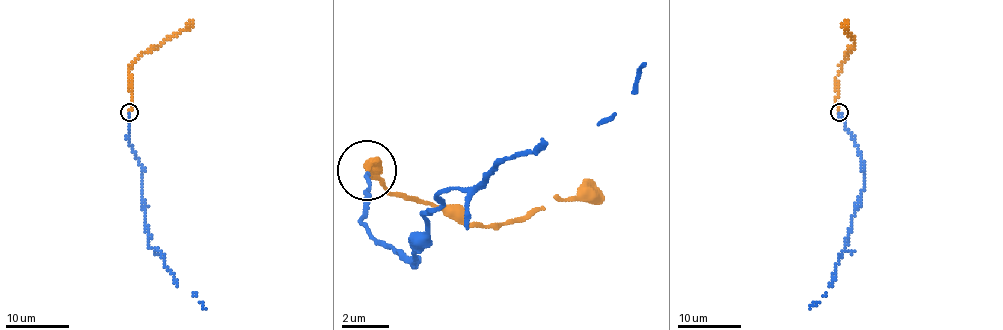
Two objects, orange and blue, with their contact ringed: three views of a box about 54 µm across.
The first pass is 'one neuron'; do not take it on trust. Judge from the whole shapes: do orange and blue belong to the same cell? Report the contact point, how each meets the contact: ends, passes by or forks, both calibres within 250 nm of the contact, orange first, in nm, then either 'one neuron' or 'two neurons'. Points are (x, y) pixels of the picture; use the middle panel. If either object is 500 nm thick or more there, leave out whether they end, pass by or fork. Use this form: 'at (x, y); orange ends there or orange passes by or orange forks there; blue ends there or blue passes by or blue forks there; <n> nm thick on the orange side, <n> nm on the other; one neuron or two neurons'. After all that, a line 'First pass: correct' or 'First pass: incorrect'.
at (366, 170); orange ends there; blue ends there; 140 nm thick on the orange side, 150 nm on the other; one neuron
First pass: correct

